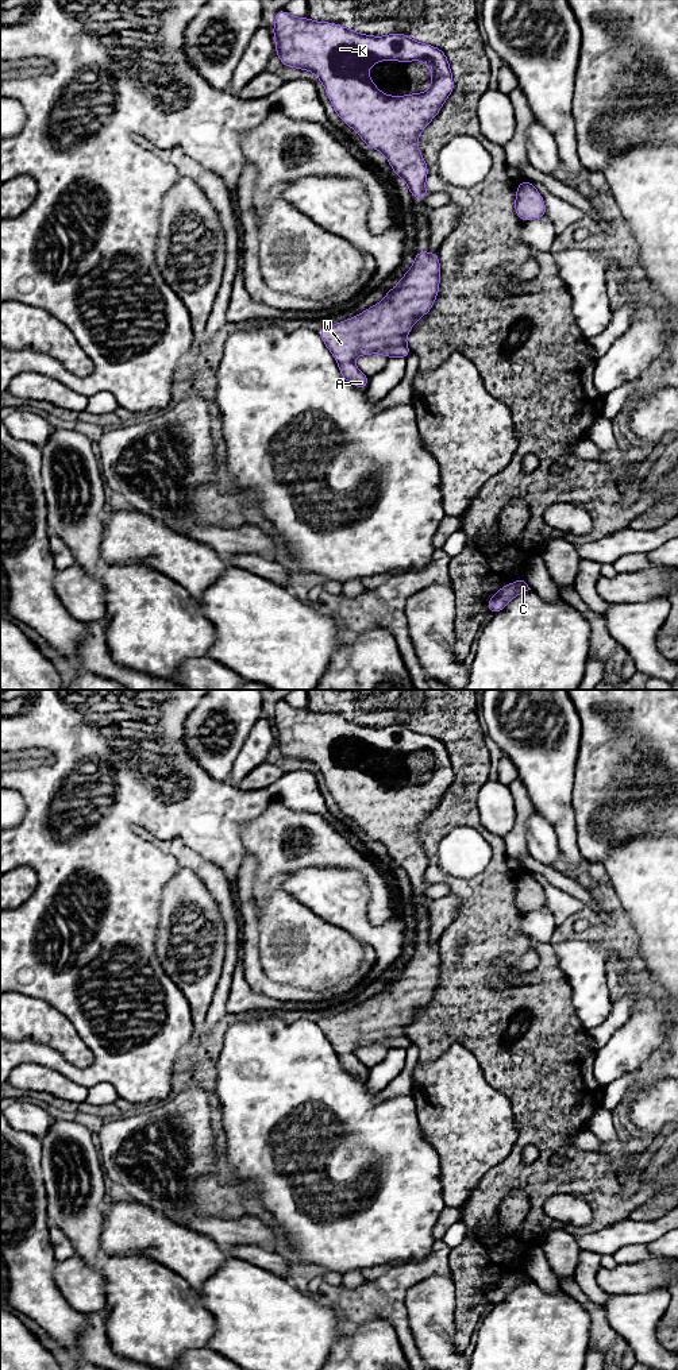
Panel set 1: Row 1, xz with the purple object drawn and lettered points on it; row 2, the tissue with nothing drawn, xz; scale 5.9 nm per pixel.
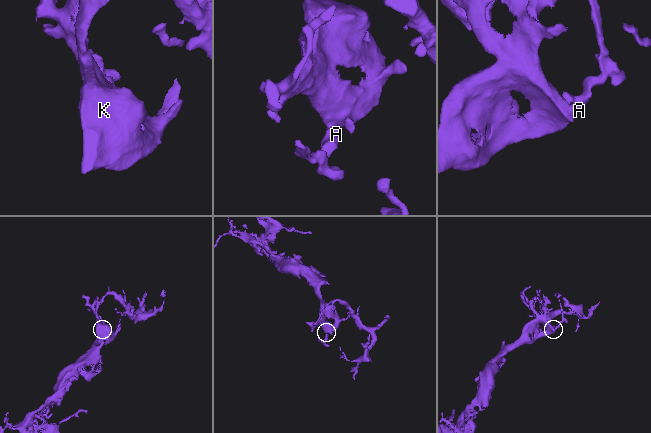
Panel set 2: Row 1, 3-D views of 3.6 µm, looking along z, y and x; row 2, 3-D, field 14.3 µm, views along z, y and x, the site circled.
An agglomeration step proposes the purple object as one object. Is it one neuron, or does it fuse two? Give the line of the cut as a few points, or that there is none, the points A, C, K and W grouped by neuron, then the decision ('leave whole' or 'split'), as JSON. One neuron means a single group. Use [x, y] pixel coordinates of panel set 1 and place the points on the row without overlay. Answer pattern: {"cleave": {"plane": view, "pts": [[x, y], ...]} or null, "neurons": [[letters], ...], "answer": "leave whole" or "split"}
{"cleave": null, "neurons": [["A", "C", "K", "W"]], "answer": "leave whole"}

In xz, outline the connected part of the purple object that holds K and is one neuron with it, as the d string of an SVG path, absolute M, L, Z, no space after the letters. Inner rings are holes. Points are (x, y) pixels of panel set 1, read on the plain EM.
M284 699L276 705L273 718L276 745L282 756L312 763L324 776L338 807L351 818L373 841L381 842L393 864L401 868L415 891L428 888L424 877L428 857L417 838L417 830L454 782L452 764L443 741L419 734L404 723L371 728L342 715L294 709ZM380 752L423 752L429 756L431 779L424 784L407 787L384 786L367 767L370 757Z

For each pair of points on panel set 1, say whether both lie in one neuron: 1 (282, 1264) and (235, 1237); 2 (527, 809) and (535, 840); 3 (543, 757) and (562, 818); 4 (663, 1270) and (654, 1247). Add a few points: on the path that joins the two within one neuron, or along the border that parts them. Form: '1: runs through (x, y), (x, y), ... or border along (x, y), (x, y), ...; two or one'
1: runs through (270, 1259), (247, 1239); one
2: border along (535, 810), (527, 821), (527, 848); two
3: runs through (547, 772), (550, 791), (555, 803); one
4: border along (651, 1255), (663, 1258); two

